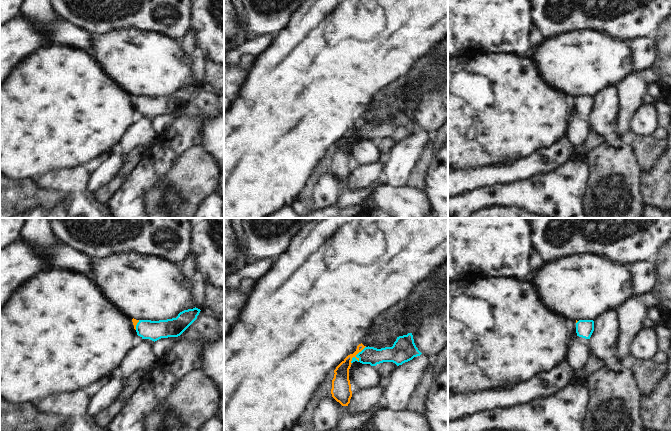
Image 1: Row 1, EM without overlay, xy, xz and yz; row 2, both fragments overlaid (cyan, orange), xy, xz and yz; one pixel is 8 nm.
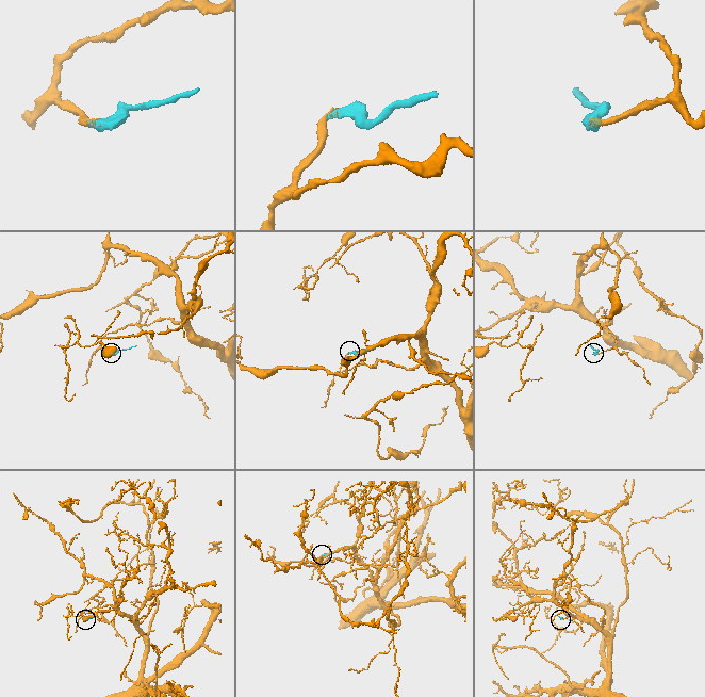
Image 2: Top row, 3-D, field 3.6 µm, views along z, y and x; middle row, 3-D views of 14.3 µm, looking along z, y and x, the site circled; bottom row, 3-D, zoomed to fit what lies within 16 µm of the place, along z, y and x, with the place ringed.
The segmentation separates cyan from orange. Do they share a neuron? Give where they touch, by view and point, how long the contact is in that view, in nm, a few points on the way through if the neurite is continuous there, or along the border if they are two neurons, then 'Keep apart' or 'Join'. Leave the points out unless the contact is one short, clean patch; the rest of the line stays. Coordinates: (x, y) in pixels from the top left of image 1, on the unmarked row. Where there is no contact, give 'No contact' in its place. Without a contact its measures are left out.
Touches cyan at xz (357, 130). Shared border 180 nm. Path across: xz (369, 131), (357, 130), (343, 143), (341, 156). Join

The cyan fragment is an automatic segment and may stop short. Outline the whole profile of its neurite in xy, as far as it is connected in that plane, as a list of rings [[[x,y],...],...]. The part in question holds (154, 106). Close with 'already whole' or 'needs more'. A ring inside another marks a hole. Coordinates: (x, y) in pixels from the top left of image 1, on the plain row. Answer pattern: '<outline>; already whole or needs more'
[[[195,83],[180,88],[172,95],[151,97],[133,94],[132,98],[138,112],[155,118],[161,114],[180,112],[197,95],[200,87]]]; needs more

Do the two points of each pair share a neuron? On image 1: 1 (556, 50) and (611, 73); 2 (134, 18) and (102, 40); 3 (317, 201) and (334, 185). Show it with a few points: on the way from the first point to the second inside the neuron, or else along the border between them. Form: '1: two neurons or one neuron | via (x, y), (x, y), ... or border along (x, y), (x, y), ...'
1: one neuron | via (570, 60), (585, 62), (594, 71), (597, 71)
2: two neurons | border along (142, 29), (115, 28), (106, 32), (95, 33)
3: one neuron | via (321, 198), (330, 189)

